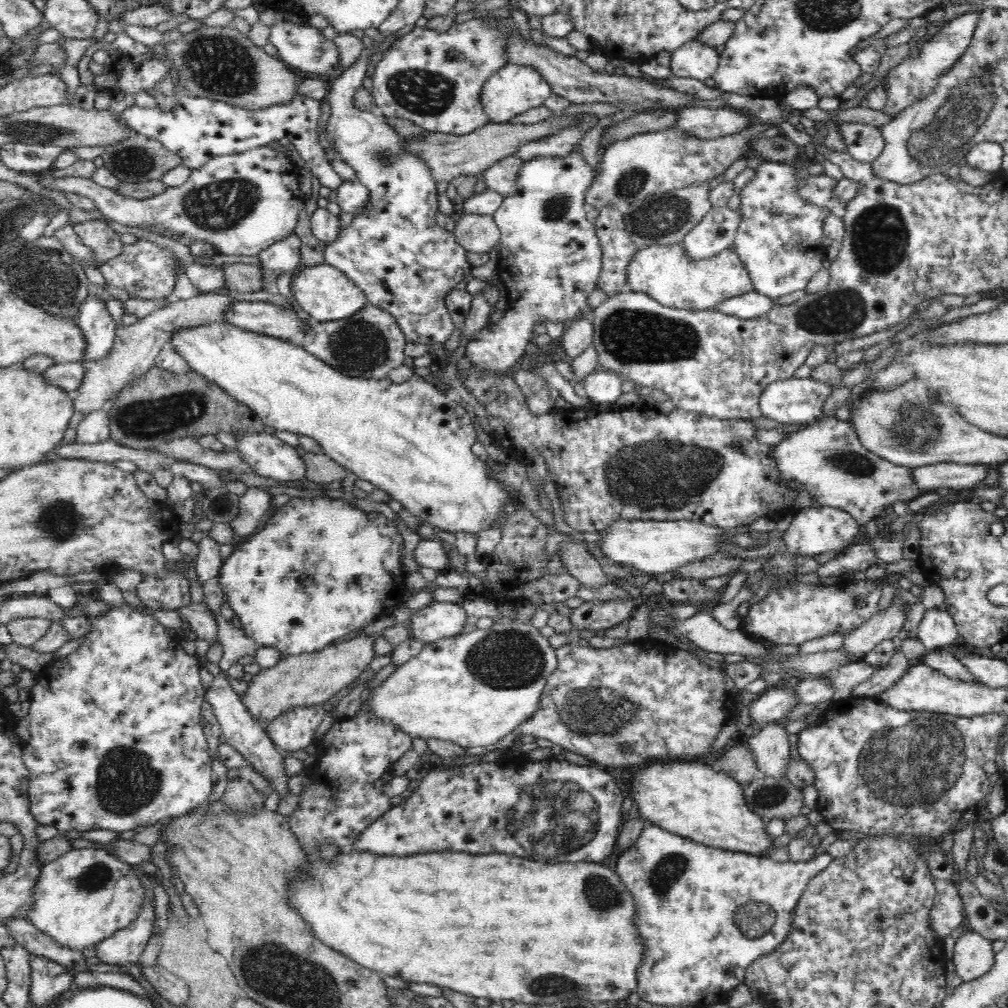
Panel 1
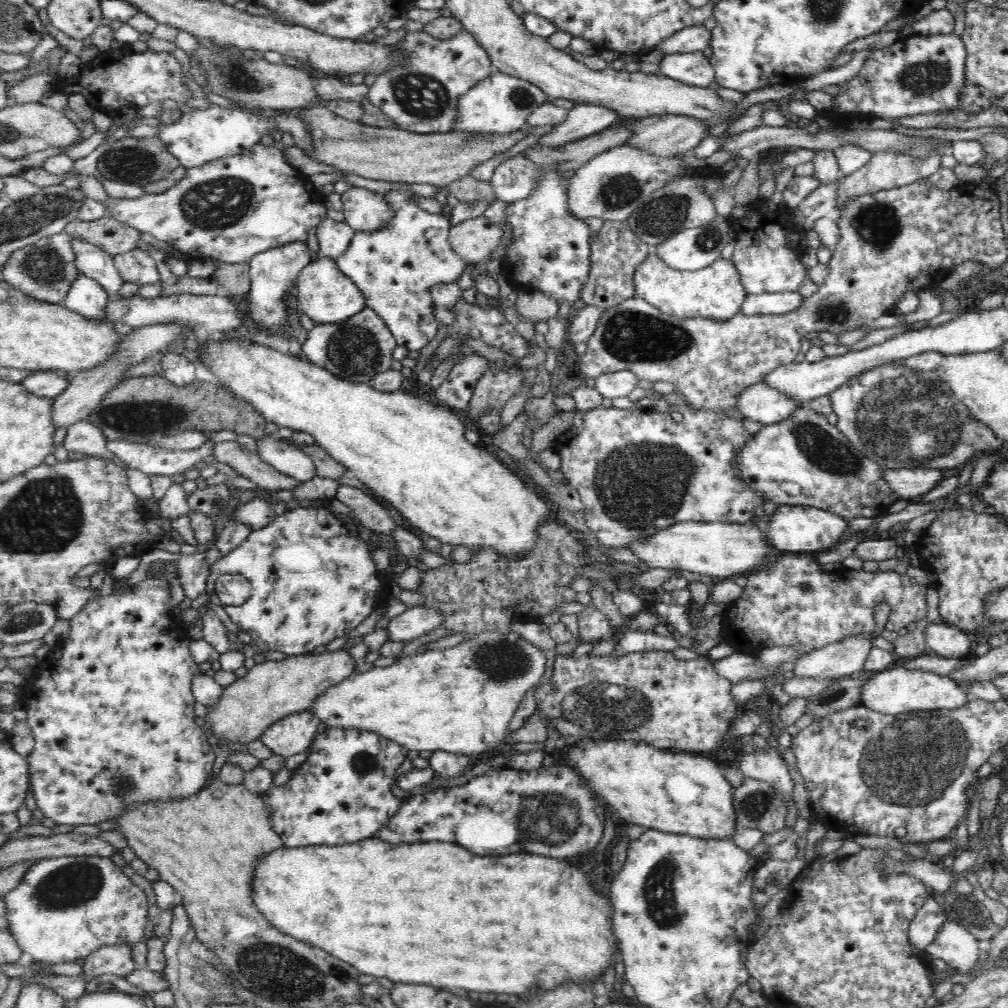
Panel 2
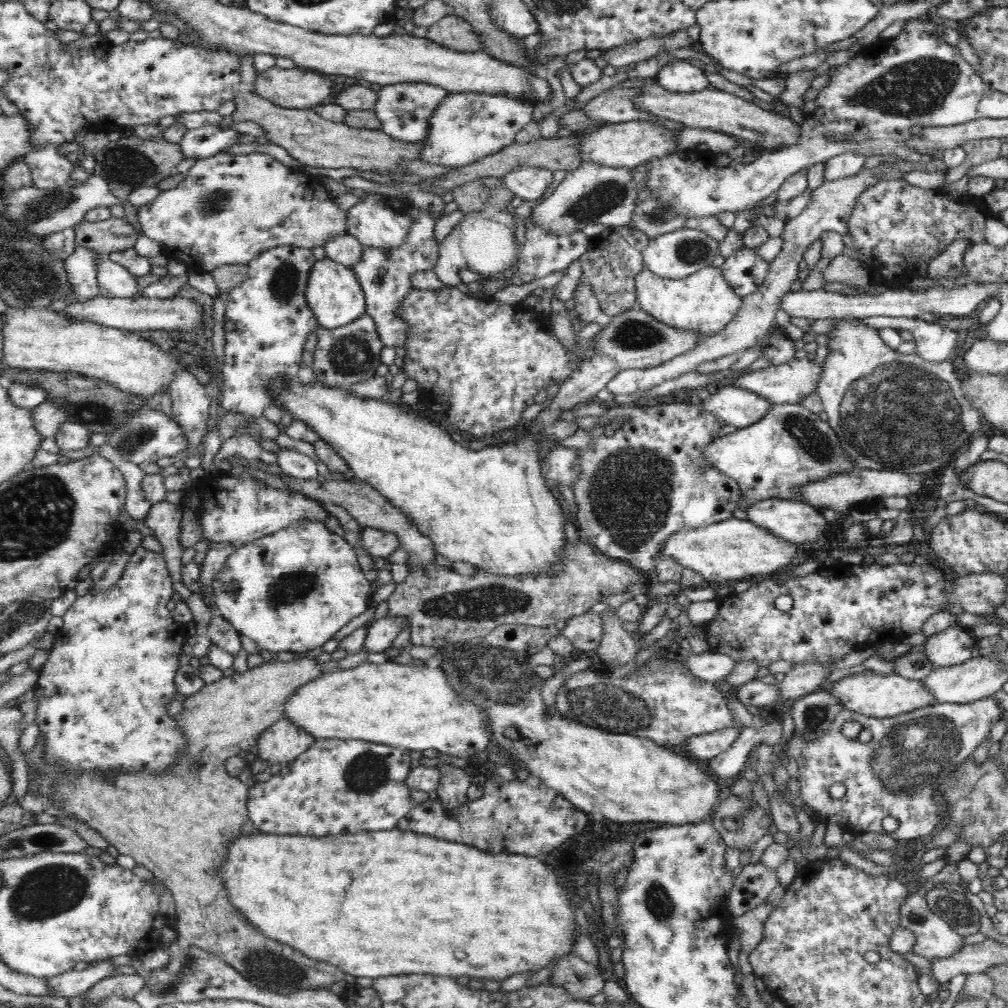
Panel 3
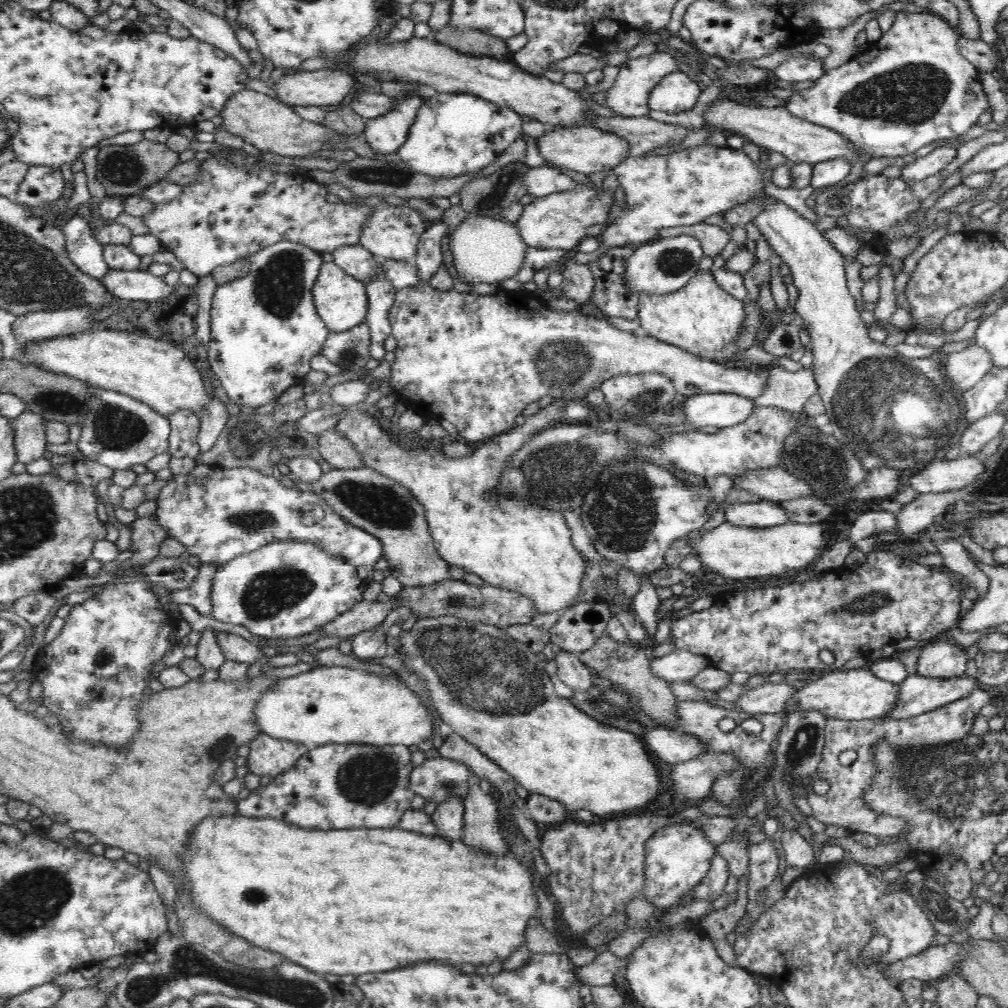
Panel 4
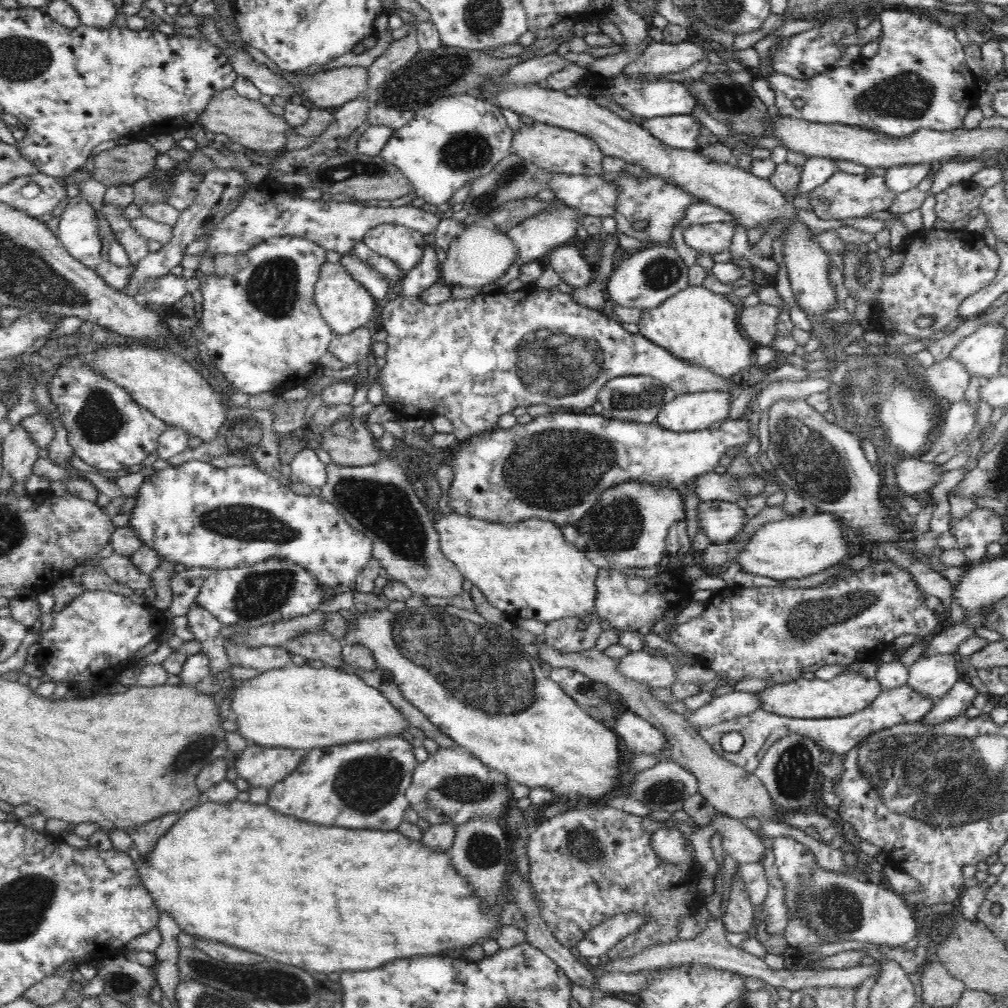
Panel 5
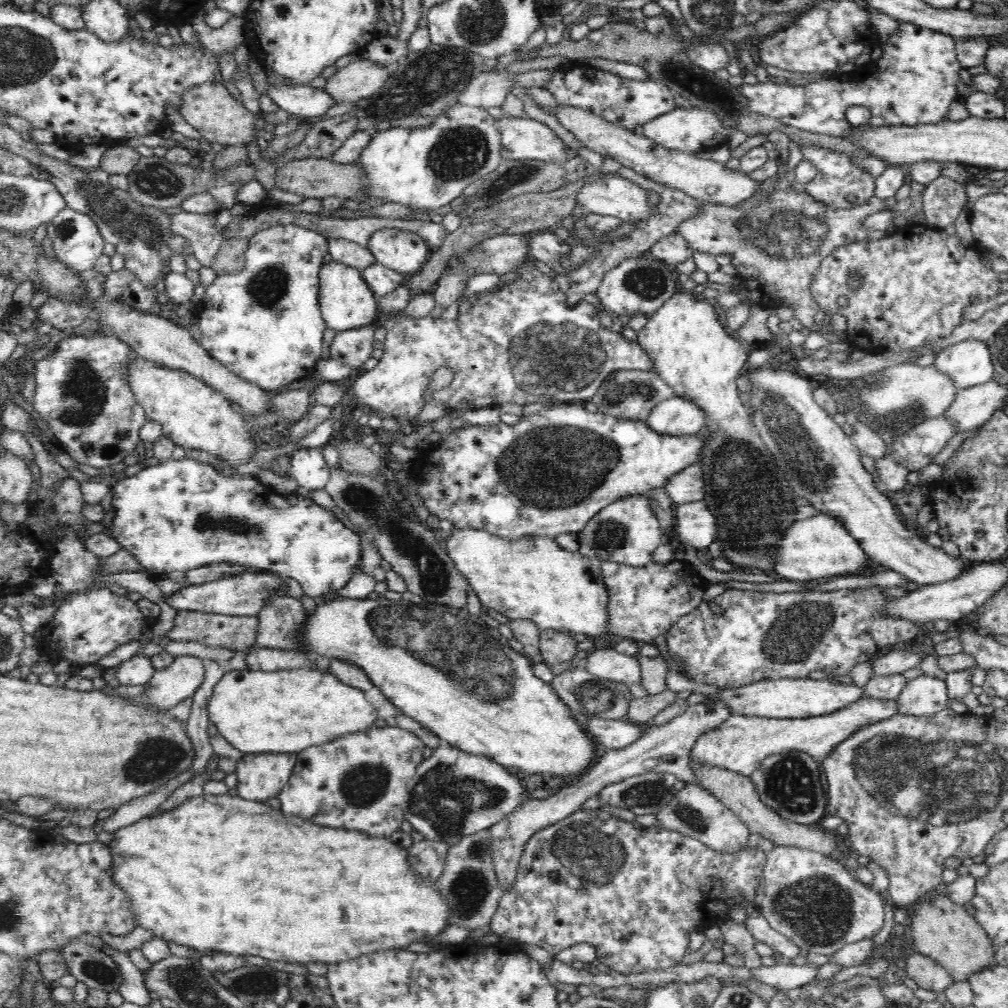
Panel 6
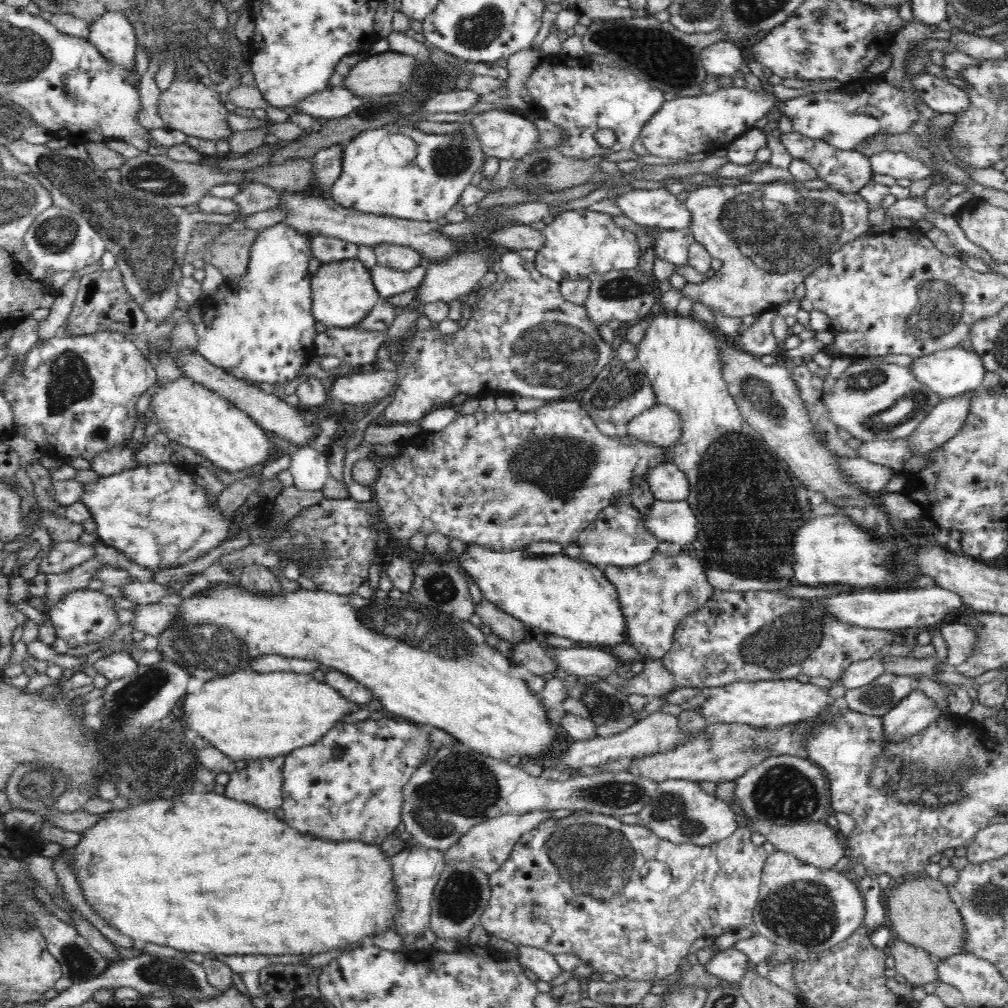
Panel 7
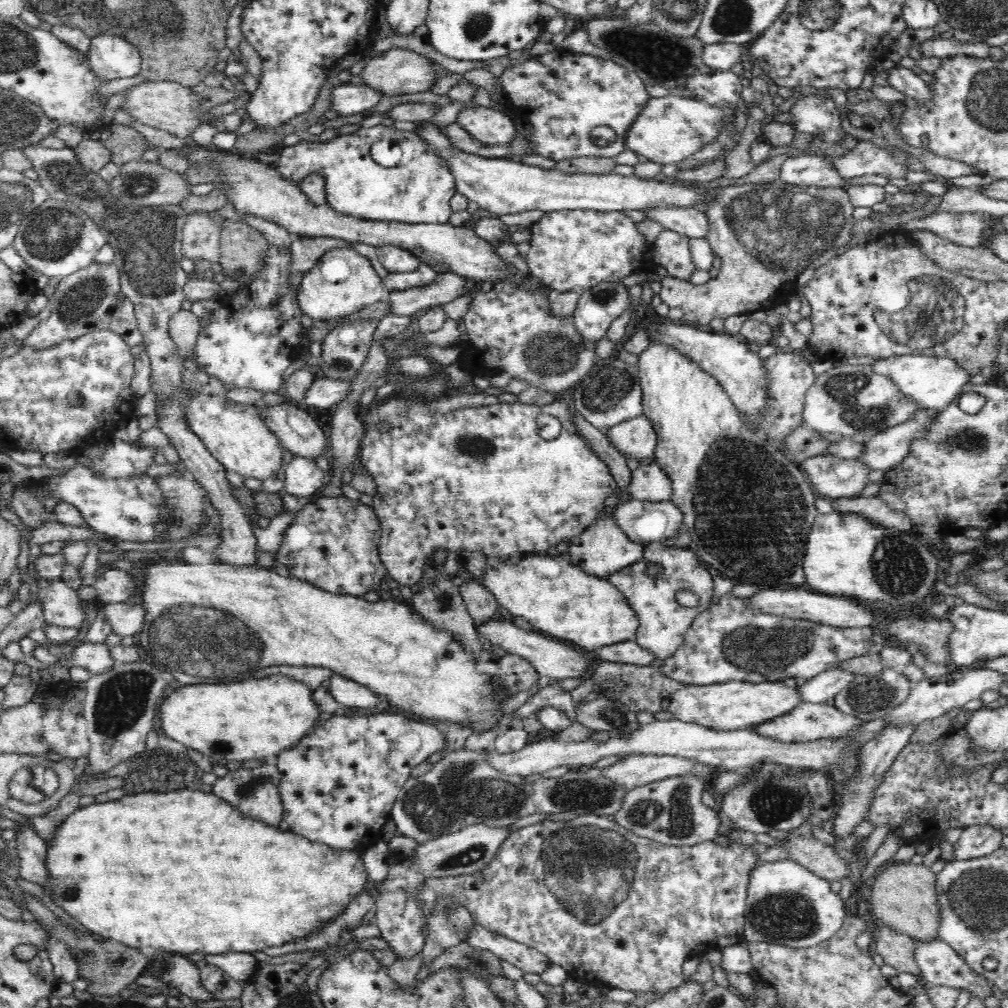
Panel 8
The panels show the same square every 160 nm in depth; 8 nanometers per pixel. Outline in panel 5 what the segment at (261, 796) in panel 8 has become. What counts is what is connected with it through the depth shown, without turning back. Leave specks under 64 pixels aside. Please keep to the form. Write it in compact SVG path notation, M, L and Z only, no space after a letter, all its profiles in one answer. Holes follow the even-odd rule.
M259 744L247 746L235 758L235 767L240 778L252 788L270 789L286 775L292 774L307 749L266 748Z

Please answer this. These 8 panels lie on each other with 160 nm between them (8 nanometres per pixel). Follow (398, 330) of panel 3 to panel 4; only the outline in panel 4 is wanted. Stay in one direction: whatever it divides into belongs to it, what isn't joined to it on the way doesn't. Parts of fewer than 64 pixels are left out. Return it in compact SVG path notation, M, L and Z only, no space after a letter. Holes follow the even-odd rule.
M378 259L378 269L376 280L364 282L369 309L365 322L371 332L370 359L382 361L385 356L384 340L390 336L392 329L389 321L390 307L394 304L395 294L398 292L386 278L381 264L383 261Z

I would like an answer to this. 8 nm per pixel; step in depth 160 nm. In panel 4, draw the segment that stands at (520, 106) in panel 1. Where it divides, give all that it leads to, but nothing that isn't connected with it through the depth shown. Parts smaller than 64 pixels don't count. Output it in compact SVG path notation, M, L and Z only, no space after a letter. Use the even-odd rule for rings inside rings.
M436 94L418 107L406 142L396 155L420 174L456 178L494 162L521 136L522 123L521 116L511 108L482 100L475 94Z

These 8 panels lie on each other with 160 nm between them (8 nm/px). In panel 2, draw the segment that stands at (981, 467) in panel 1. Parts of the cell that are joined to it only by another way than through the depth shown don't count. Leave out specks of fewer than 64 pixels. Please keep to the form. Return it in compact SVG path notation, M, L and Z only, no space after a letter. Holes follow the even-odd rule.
M924 468L884 469L883 478L900 499L912 501L937 488L944 480L944 471Z

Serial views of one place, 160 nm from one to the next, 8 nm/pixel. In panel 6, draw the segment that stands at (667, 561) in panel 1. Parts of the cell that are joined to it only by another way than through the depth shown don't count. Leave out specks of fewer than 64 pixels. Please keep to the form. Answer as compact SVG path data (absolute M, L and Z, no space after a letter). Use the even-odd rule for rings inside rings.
M820 512L818 515L794 522L786 530L778 546L773 575L796 582L831 580L838 576L865 574L869 556L858 543L858 539L834 515Z

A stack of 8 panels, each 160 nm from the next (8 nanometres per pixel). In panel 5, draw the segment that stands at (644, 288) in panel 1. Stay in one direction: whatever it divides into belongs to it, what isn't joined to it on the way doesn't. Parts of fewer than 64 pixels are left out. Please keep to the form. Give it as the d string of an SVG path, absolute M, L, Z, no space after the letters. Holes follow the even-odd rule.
M688 285L660 306L642 310L639 333L652 344L670 352L682 363L702 367L729 380L740 370L750 369L754 350L738 324L738 308L732 297L716 294L703 286Z

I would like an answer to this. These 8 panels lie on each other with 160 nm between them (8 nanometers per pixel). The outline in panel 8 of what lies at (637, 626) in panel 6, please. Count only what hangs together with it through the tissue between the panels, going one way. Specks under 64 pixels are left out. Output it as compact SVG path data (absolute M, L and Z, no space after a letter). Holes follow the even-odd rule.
M662 541L643 545L643 557L611 574L609 581L626 597L630 607L638 615L639 628L635 637L636 643L646 651L650 651L654 658L670 658L684 644L686 632L692 621L711 604L714 590L712 574L700 564L699 556L689 547L666 546ZM655 562L661 564L661 575L652 577L646 574L646 564ZM680 590L688 590L699 596L696 607L686 607L676 601L676 594Z

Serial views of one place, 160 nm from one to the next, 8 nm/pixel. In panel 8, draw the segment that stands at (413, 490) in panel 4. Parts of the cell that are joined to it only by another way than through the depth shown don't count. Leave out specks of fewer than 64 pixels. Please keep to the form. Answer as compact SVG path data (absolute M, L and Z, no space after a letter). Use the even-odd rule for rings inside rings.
M523 555L522 559L515 565L511 565L507 561L492 560L487 566L485 574L479 581L482 582L482 584L496 597L499 606L506 608L511 615L522 616L522 618L525 618L530 622L530 624L532 624L534 629L537 629L544 636L570 644L583 652L592 653L595 648L602 648L604 646L621 643L631 639L634 640L637 634L637 629L639 628L638 615L636 615L634 609L630 607L630 603L628 603L622 592L620 592L620 590L618 590L608 578L604 579L598 576L590 576L589 574L586 574L582 569L572 565L565 556L553 559L546 555Z

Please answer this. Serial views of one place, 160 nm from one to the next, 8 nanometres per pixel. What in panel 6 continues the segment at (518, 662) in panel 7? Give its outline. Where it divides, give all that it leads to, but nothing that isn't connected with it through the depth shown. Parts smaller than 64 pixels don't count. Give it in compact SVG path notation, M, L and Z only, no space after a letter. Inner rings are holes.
M551 629L540 631L539 653L543 658L543 663L551 667L554 664L572 660L579 651L577 643L582 639L567 631Z

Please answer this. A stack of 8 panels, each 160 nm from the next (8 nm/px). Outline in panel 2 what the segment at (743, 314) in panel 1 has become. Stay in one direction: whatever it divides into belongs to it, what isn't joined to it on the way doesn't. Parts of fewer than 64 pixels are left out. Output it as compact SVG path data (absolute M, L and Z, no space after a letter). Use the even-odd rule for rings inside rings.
M798 291L747 294L740 312L748 316L786 314L800 308L802 300L804 297Z

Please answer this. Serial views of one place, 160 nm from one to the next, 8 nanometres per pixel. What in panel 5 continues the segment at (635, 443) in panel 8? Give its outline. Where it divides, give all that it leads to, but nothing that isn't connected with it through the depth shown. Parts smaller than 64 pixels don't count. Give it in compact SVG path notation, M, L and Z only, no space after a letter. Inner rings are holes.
M696 392L678 395L663 406L656 423L672 432L705 430L711 424L726 422L732 405L729 392Z

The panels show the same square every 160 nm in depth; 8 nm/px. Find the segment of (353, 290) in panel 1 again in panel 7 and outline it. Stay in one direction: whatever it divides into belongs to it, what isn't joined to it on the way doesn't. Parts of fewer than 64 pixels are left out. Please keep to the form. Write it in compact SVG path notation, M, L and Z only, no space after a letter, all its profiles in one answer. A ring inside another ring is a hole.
M358 258L323 263L311 278L311 309L314 318L327 327L355 326L379 300L379 292L374 286L370 269ZM338 267L344 268L344 274L337 275Z

